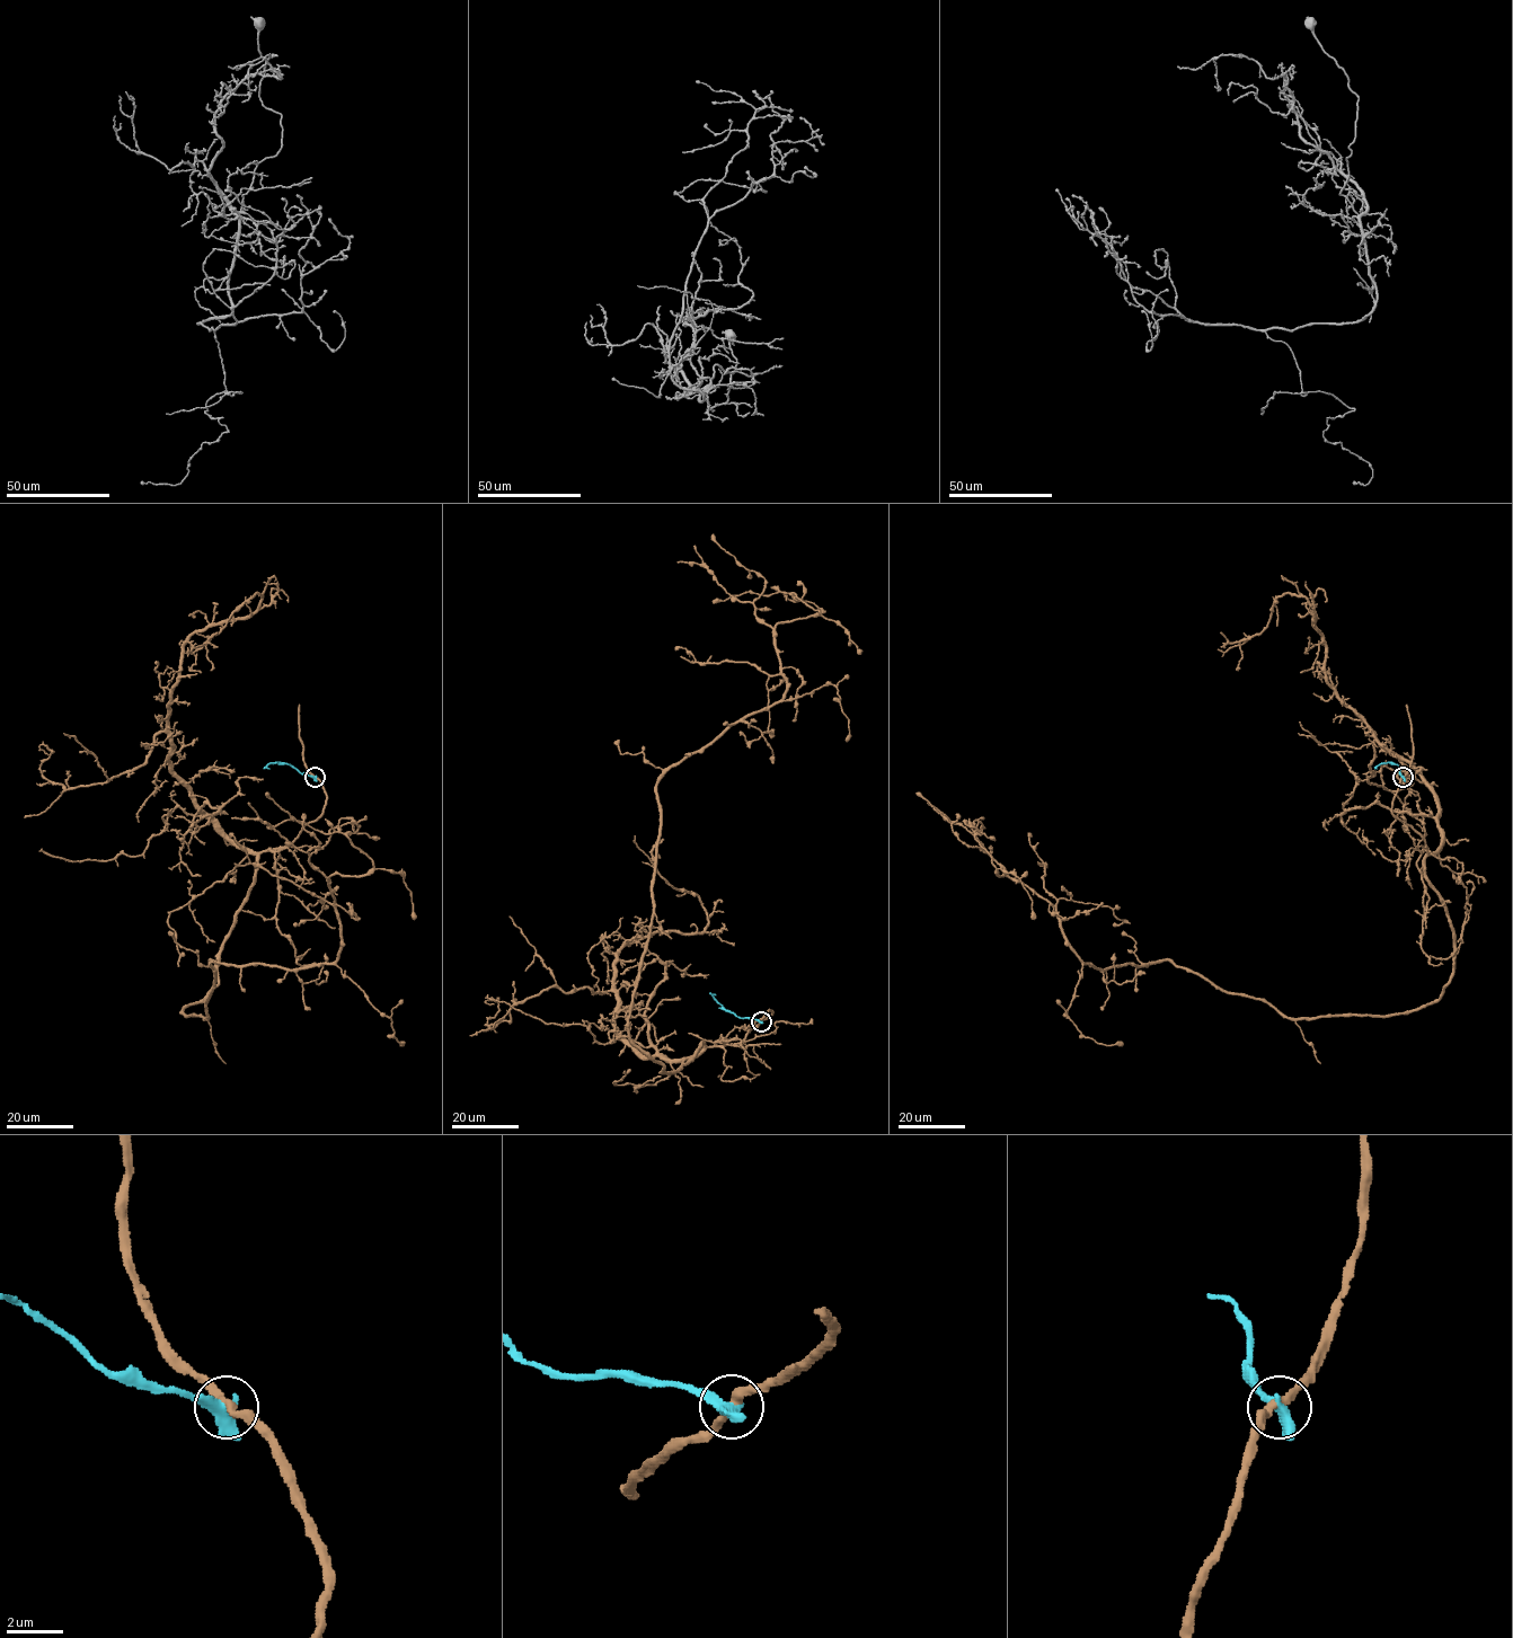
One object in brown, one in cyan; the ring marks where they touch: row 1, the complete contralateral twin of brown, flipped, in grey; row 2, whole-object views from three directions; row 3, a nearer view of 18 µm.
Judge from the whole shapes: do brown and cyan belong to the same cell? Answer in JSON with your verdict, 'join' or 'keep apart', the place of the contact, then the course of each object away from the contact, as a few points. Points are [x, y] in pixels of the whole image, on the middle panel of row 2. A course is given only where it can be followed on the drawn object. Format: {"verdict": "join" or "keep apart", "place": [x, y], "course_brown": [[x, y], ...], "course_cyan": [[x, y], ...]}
{"verdict": "keep apart", "place": [761, 1021], "course_brown": [[761, 1021], [677, 1071], [630, 1038], [656, 781], [781, 700], [775, 628], [819, 611], [713, 602]], "course_cyan": [[761, 1021], [727, 1011], [711, 995], [715, 994]]}

